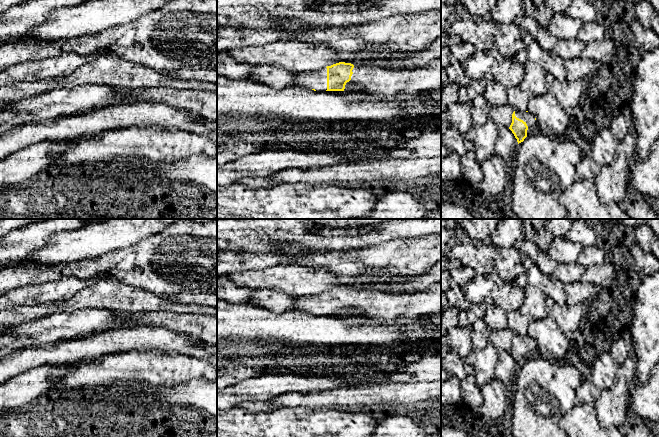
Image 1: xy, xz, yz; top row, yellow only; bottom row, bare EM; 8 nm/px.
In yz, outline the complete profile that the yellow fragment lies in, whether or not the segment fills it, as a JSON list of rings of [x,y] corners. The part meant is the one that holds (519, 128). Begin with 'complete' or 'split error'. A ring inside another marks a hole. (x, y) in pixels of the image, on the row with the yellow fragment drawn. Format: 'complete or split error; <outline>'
split error; [[[515,110],[509,129],[514,134],[518,144],[523,142],[527,136],[540,133],[535,116],[528,111],[519,112]]]

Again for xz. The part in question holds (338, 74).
split error; [[[435,60],[427,67],[411,69],[372,68],[339,62],[321,69],[296,73],[294,82],[297,86],[314,91],[356,92],[379,95],[385,98],[392,97],[398,93],[411,95],[424,91],[438,91],[441,88],[441,60]]]

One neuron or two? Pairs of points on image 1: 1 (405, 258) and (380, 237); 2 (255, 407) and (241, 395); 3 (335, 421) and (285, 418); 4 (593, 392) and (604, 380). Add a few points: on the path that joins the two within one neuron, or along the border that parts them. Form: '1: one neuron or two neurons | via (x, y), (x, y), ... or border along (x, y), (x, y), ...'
1: two neurons | border along (404, 238), (391, 239), (362, 247)
2: two neurons | border along (268, 399), (244, 400), (239, 406)
3: one neuron | via (323, 422), (297, 422)
4: two neurons | border along (591, 381), (601, 390)

